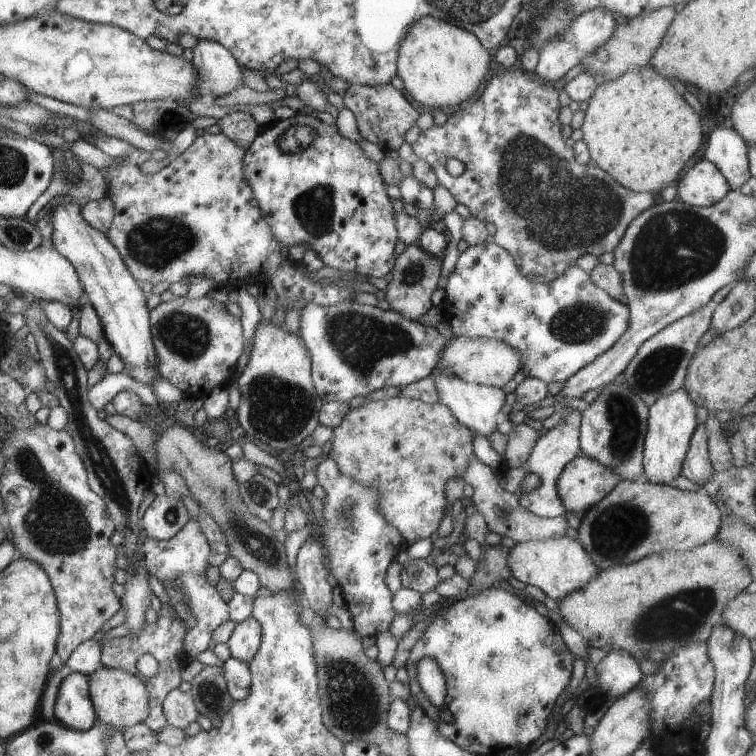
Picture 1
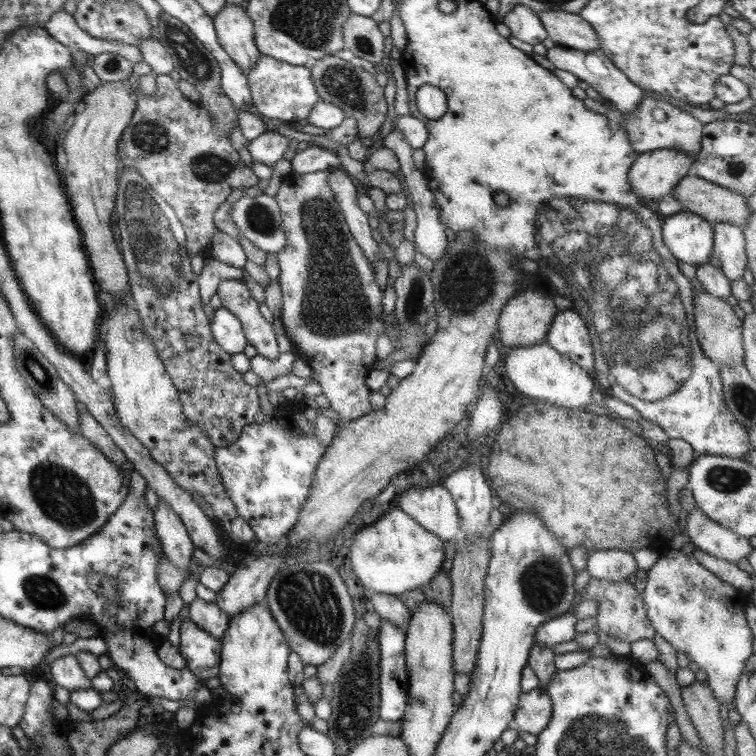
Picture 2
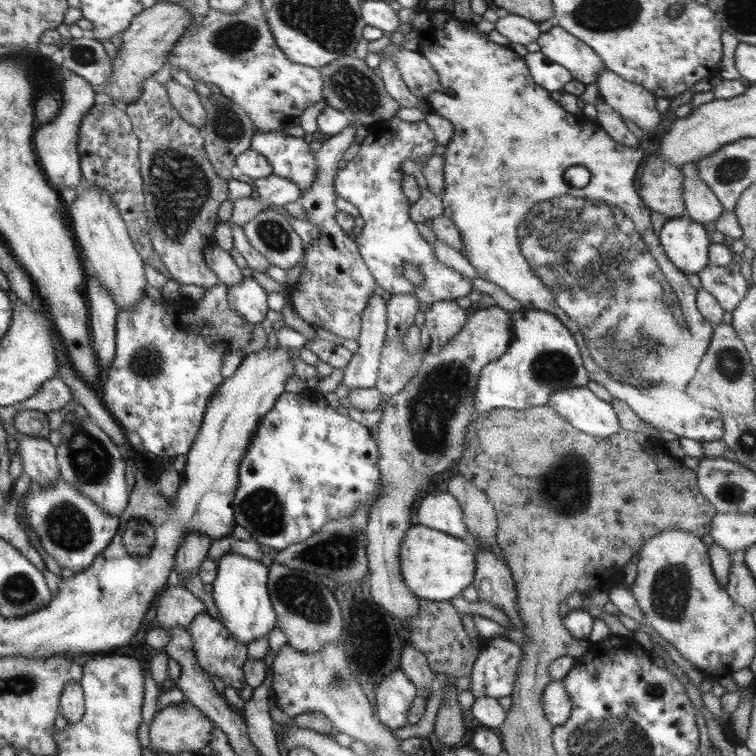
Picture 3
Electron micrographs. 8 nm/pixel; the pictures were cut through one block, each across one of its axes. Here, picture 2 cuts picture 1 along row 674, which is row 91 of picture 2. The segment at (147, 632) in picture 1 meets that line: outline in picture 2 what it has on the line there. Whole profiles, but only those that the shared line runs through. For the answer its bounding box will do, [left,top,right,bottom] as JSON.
[117,60,258,256]

